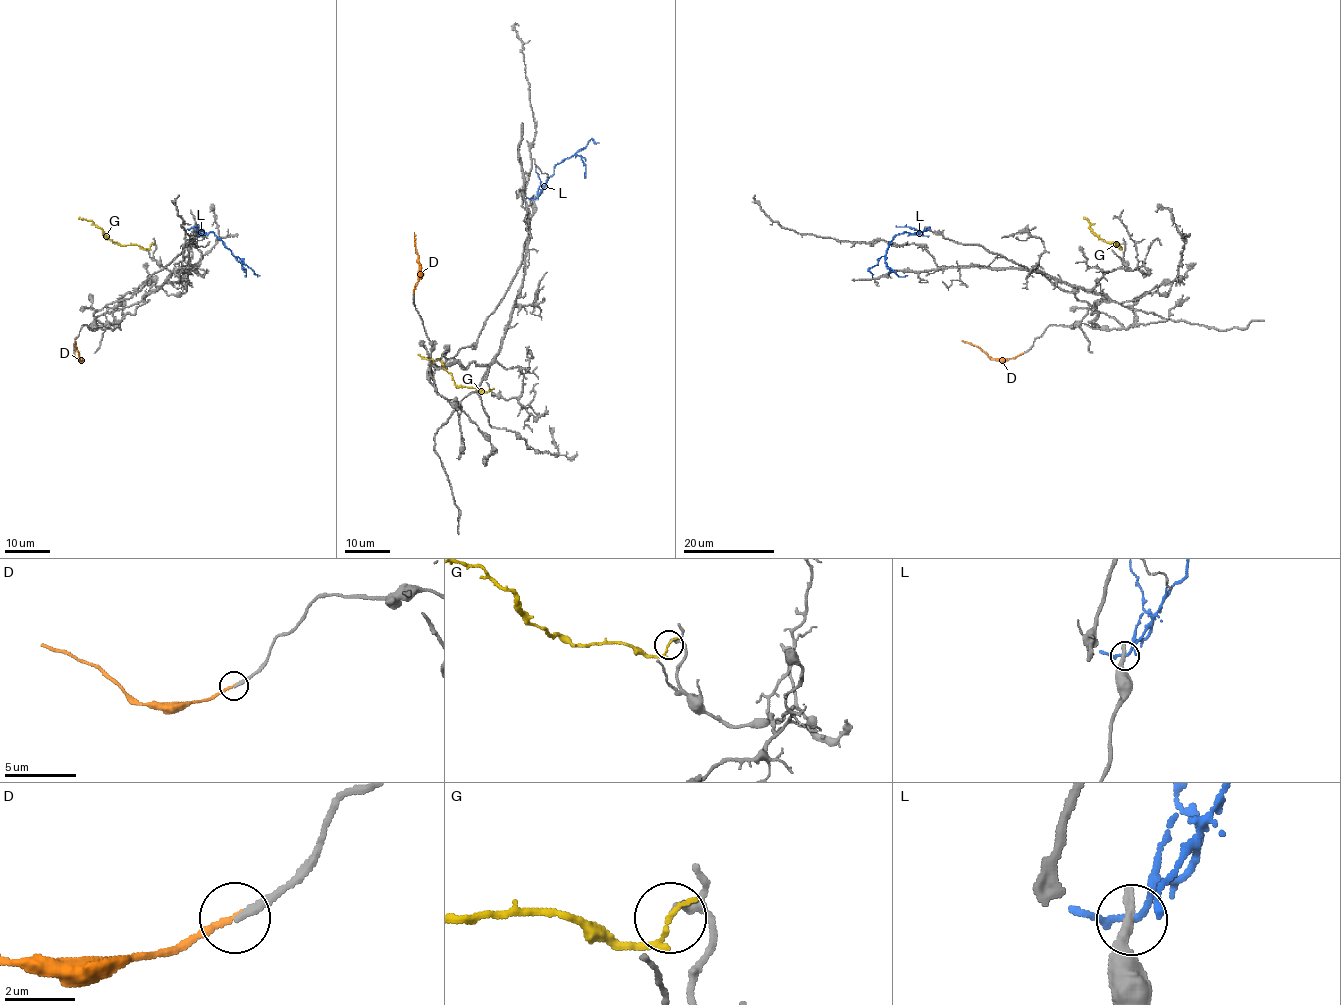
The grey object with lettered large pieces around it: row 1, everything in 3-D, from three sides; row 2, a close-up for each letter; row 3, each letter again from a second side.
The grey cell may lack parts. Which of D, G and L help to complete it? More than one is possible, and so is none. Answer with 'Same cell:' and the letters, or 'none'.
Same cell: D

